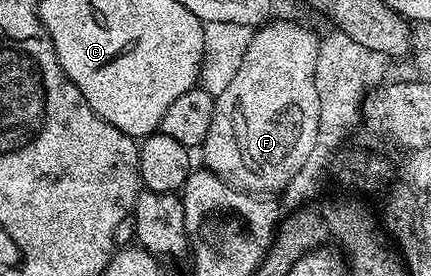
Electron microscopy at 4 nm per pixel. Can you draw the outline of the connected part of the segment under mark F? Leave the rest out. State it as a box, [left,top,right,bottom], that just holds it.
[200,20,320,196]

